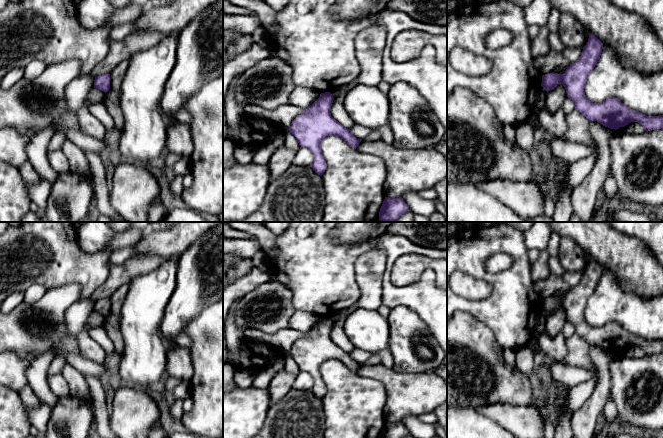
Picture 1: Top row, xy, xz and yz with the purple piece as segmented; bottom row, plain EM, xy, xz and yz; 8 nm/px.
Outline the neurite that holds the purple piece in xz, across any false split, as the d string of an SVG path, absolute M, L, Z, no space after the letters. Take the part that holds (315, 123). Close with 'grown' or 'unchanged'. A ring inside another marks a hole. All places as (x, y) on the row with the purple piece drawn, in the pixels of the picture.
M330 92L321 93L312 105L292 121L289 128L299 145L313 153L314 161L311 167L321 176L326 170L326 161L320 148L323 138L340 137L355 149L361 142L361 139L357 139L350 129L345 128L331 116L330 109L333 100L334 97Z; unchanged

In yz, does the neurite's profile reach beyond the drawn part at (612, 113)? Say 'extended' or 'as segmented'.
as segmented

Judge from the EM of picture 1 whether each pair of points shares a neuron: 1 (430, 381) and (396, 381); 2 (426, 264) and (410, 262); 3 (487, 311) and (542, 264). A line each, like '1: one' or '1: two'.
1: one
2: one
3: two

